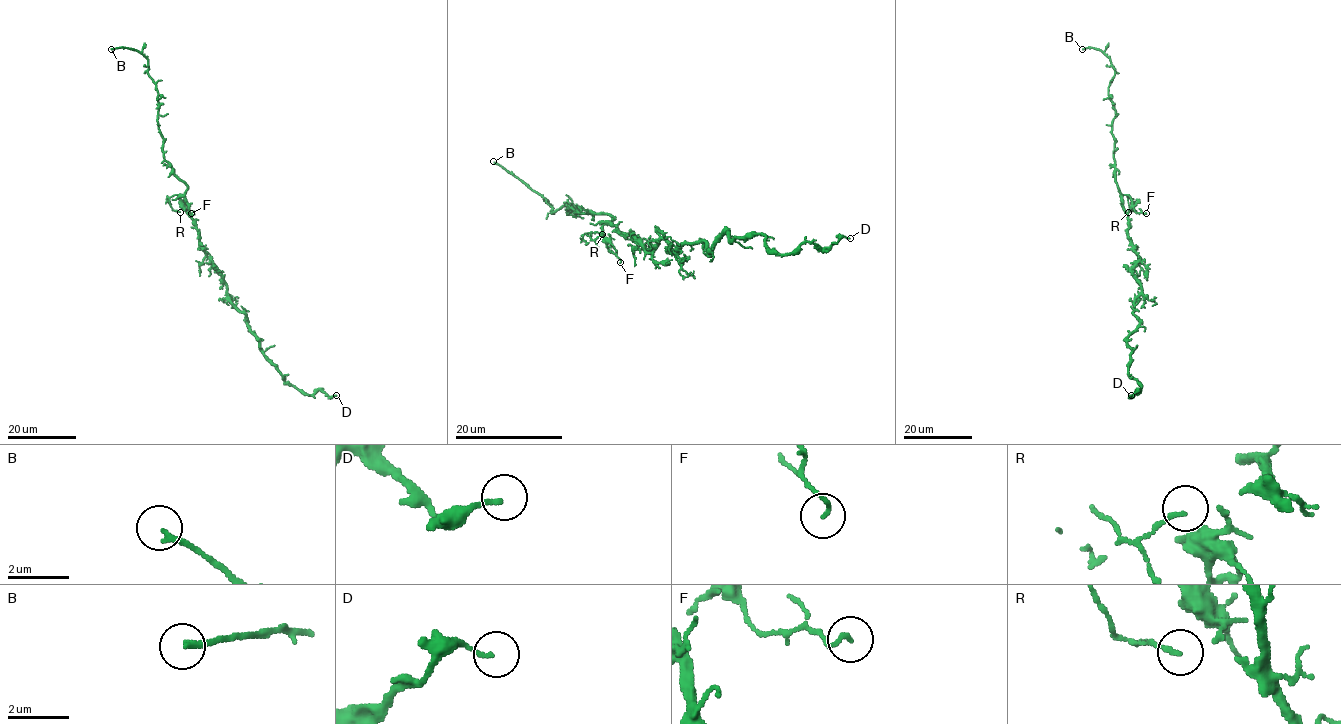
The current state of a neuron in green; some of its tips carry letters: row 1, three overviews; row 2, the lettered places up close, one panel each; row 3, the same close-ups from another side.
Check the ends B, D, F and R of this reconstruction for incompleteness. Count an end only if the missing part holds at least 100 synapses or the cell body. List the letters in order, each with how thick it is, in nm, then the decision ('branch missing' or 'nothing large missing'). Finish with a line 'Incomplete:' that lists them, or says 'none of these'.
B: calibre 190 nm; branch missing
D: calibre 130 nm; nothing large missing
F: calibre 130 nm; nothing large missing
R: calibre 90 nm; nothing large missing
Incomplete: B

